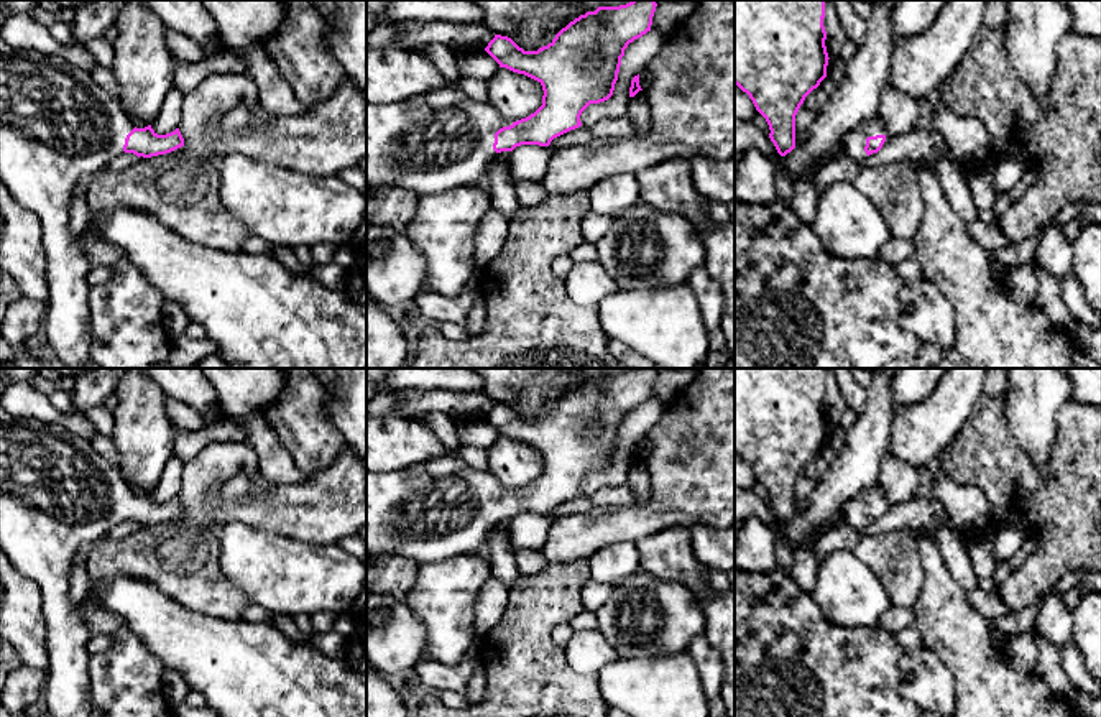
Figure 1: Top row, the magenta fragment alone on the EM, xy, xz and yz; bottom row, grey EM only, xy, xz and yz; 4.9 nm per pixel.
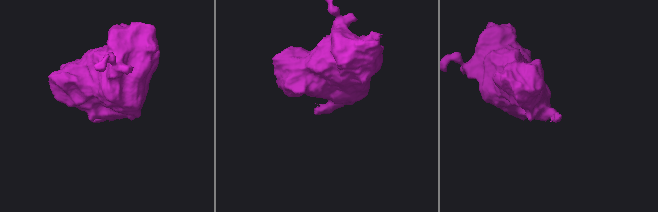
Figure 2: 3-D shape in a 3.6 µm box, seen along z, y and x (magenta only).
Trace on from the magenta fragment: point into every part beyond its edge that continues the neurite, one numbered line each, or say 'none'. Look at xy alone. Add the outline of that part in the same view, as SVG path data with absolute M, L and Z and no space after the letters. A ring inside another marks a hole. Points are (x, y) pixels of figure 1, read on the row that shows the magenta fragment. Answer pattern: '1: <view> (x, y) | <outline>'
1: xy (56, 124) | M0 36L0 179L41 222L49 286L43 331L58 360L74 368L90 360L87 275L94 265L84 253L81 235L69 232L72 191L82 176L95 176L125 153L125 138L133 128L122 104L90 72L62 56L13 49Z

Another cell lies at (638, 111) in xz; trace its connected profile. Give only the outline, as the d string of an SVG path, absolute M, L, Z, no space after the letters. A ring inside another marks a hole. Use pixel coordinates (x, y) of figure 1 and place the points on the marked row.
M639 90L634 97L631 97L626 115L638 127L639 136L651 132L651 109L644 90Z

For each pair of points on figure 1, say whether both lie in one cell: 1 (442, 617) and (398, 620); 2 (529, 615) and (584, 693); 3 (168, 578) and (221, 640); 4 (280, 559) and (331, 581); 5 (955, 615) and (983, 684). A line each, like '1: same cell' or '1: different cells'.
1: different cells
2: same cell
3: different cells
4: same cell
5: same cell

